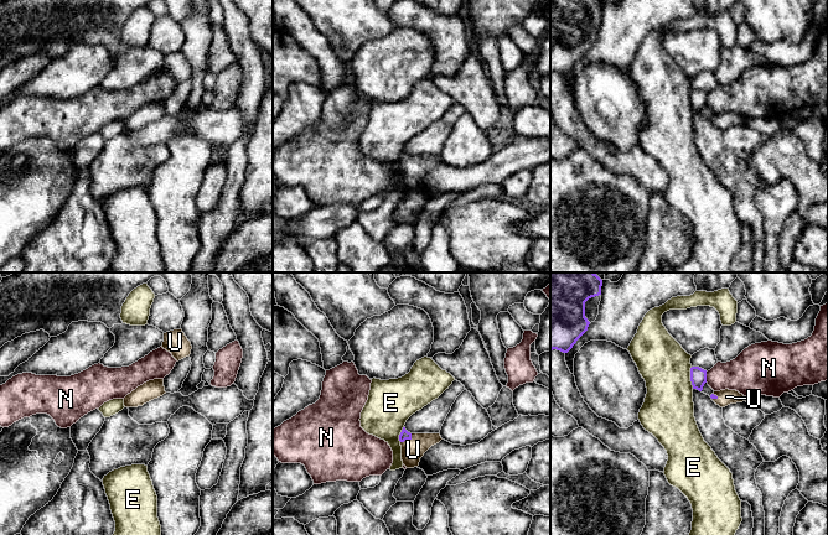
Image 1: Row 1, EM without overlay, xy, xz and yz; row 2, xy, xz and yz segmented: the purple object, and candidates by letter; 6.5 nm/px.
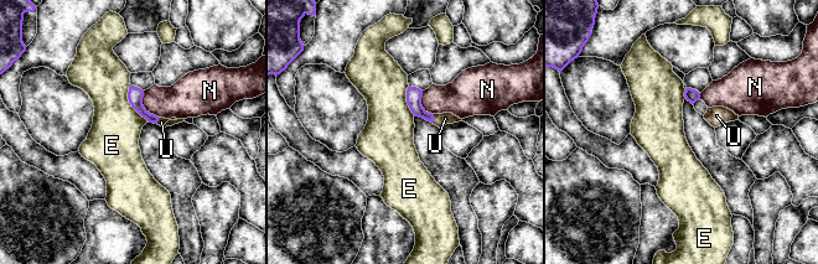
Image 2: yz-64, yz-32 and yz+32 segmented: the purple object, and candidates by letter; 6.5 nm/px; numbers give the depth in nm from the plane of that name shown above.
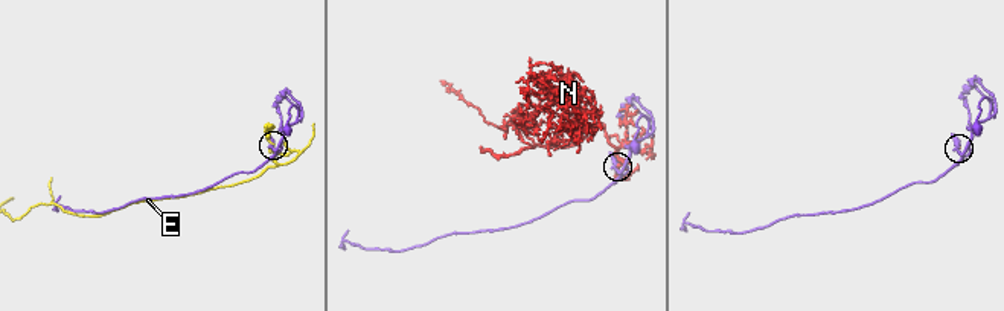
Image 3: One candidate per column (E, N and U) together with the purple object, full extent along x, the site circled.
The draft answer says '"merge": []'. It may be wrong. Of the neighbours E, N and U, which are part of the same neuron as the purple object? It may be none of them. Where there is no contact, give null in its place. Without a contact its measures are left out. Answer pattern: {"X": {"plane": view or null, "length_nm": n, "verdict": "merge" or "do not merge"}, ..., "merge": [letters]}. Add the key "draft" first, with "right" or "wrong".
{"draft": "wrong", "E": {"plane": "yz", "length_nm": 140, "verdict": "do not merge"}, "N": {"plane": "yz", "length_nm": 70, "verdict": "do not merge"}, "U": {"plane": "xz", "length_nm": 100, "verdict": "merge"}, "merge": ["U"]}

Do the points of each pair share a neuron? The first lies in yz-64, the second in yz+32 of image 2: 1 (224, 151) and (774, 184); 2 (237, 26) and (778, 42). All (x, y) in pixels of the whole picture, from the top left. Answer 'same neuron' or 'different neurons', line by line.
1: different neurons
2: different neurons

